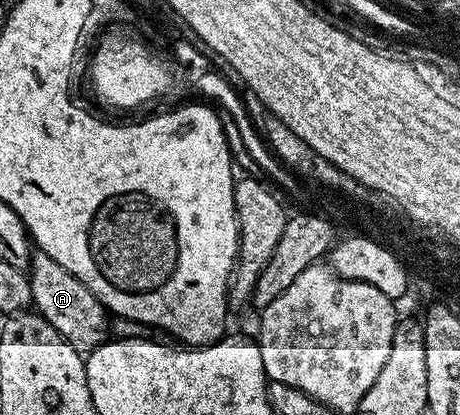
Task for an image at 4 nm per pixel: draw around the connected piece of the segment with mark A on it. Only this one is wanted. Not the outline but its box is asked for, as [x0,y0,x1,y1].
[30,253,110,353]

